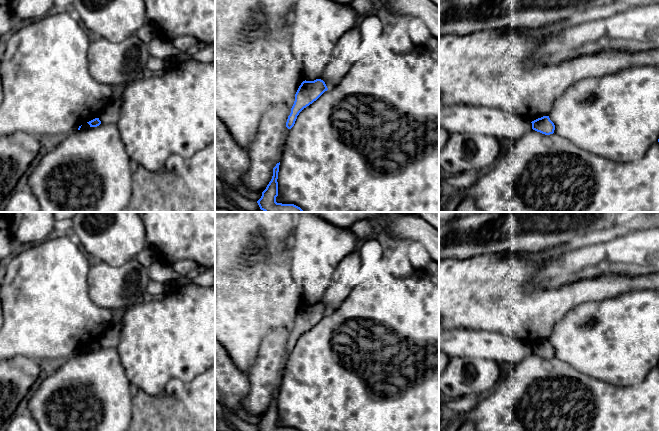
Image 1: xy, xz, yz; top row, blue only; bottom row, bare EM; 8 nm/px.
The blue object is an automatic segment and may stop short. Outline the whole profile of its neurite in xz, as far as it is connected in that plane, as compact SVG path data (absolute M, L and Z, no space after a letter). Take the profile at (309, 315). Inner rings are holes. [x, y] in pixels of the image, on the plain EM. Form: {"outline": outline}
{"outline": "M321 303L303 305L295 318L295 325L291 332L291 337L288 340L286 351L291 353L299 337L316 325L327 314L328 312L325 306Z"}

